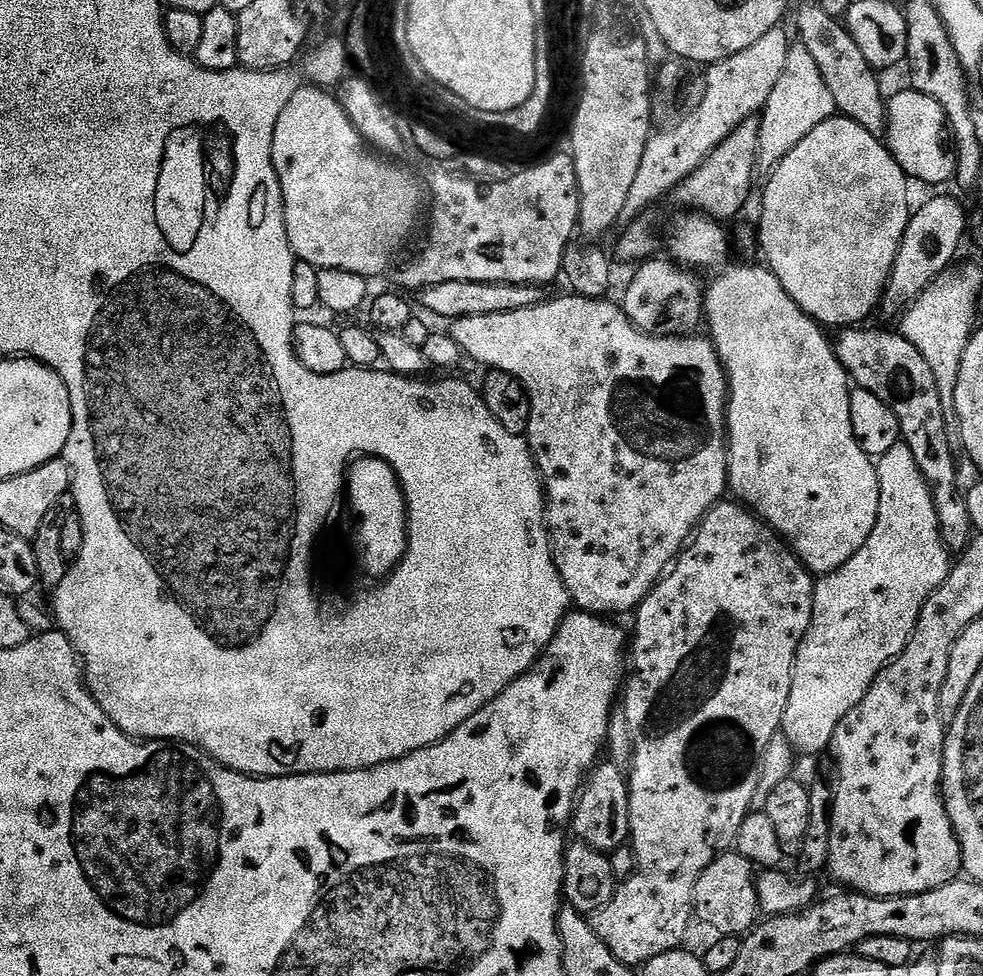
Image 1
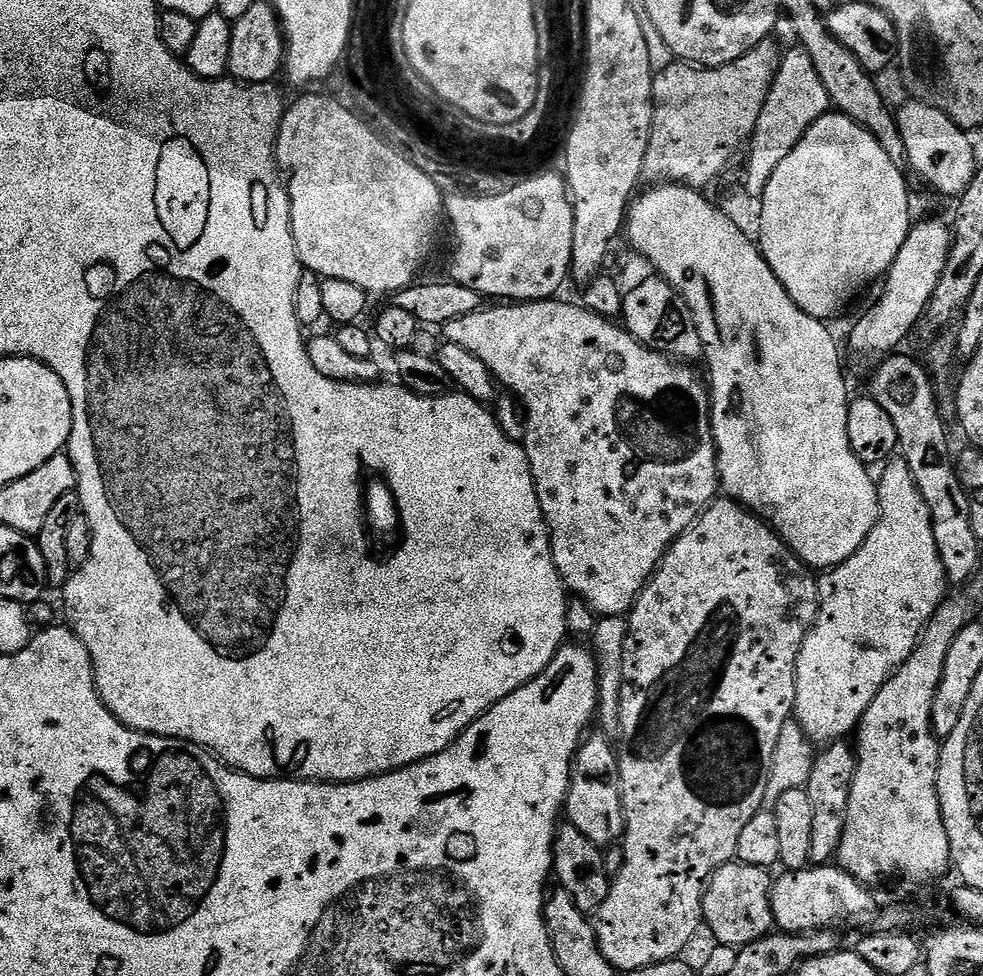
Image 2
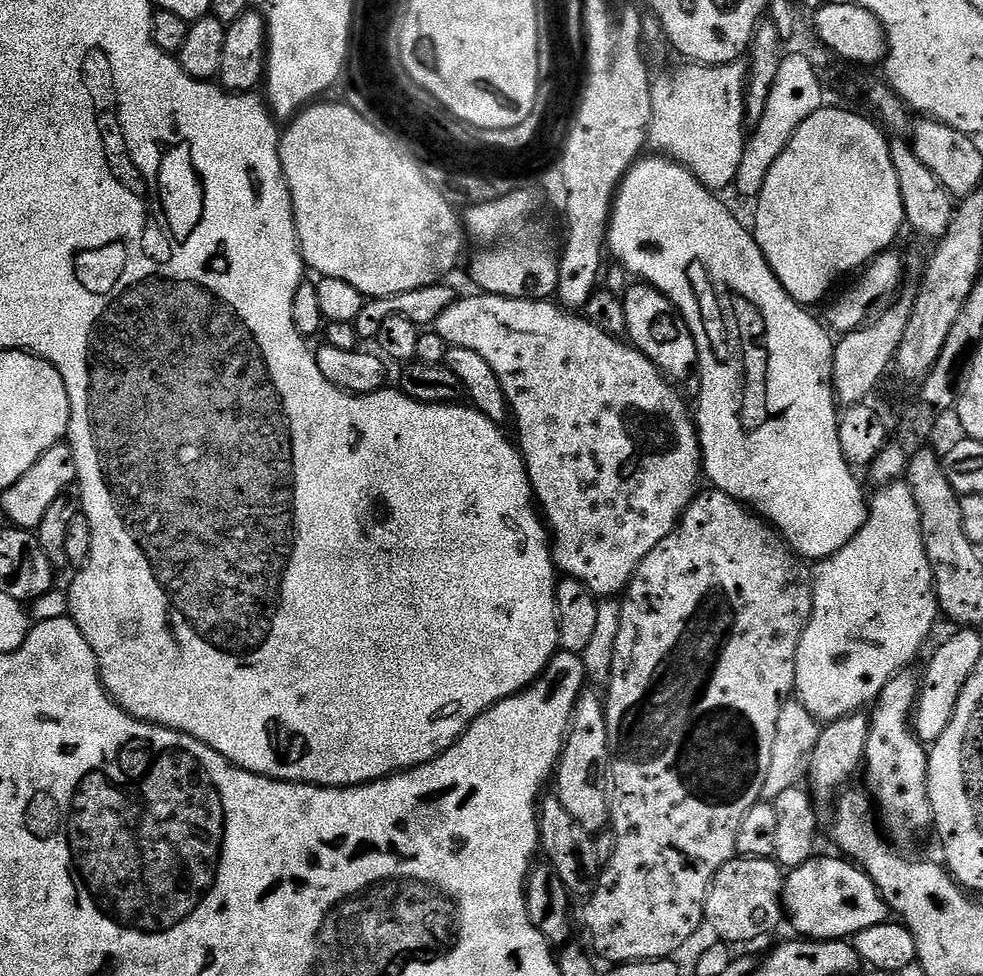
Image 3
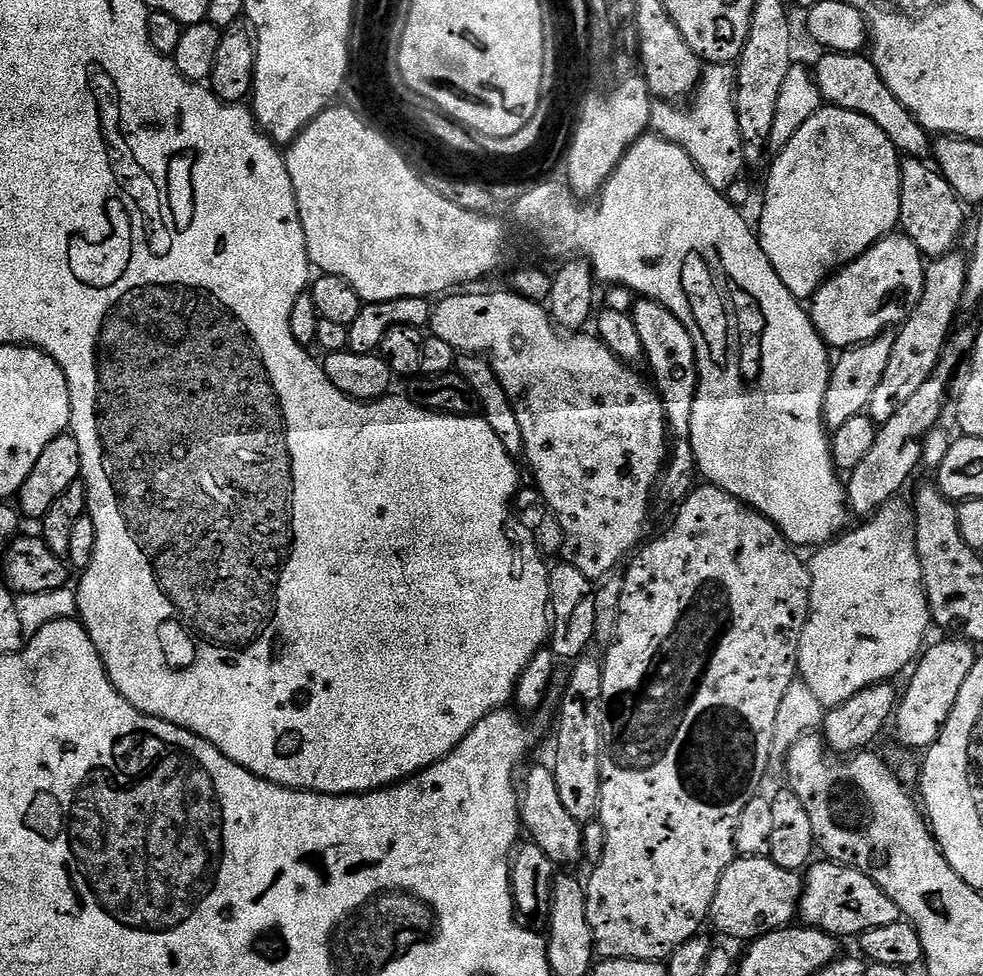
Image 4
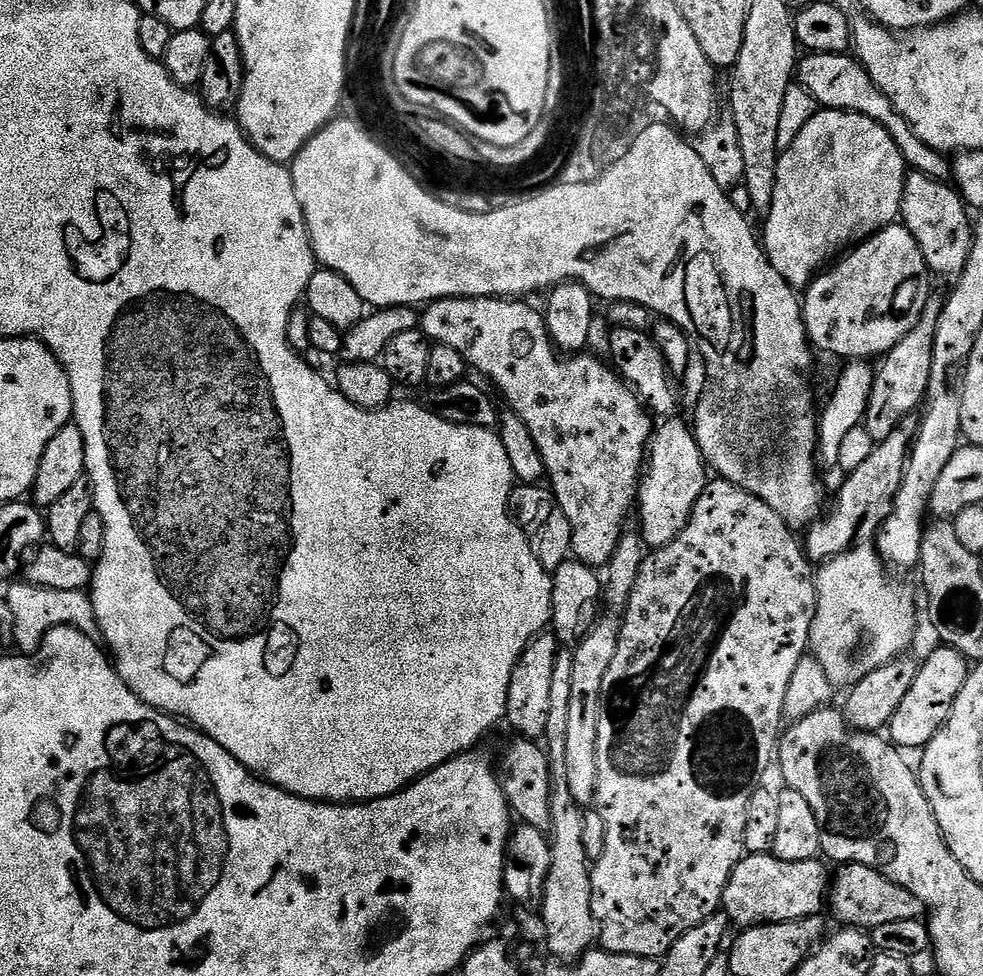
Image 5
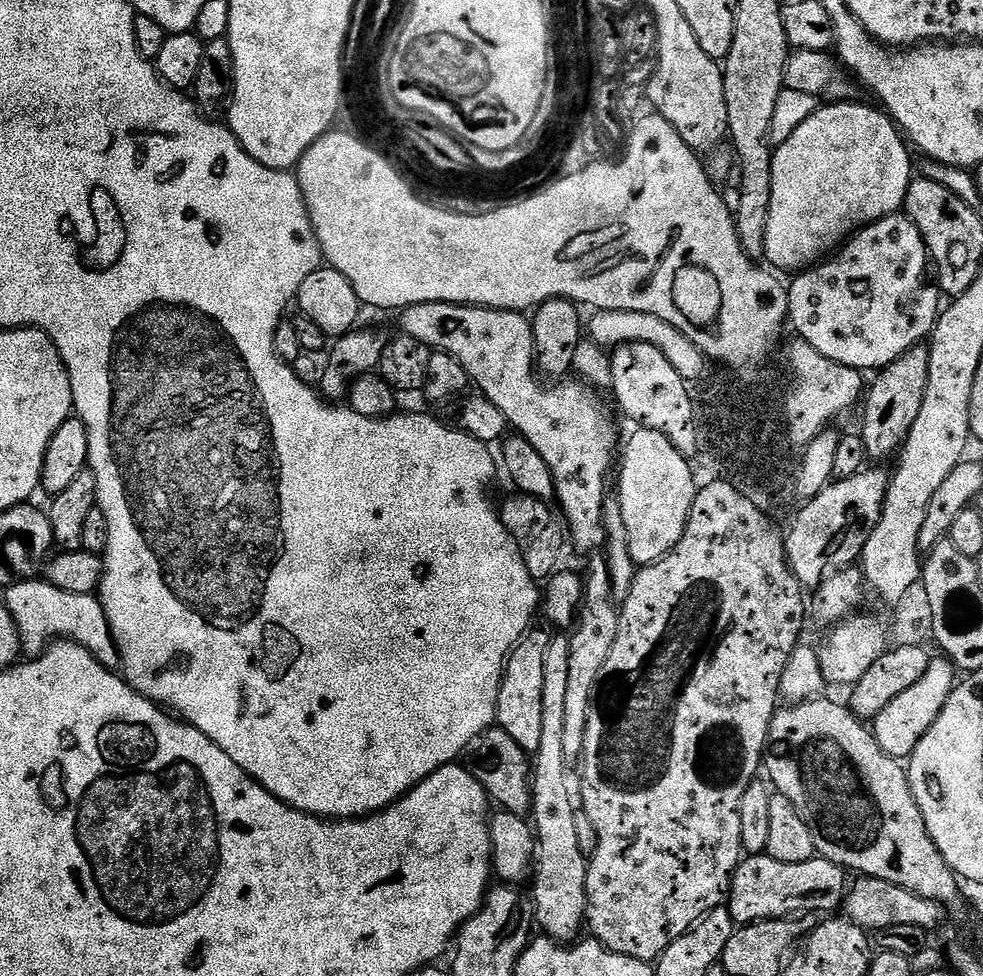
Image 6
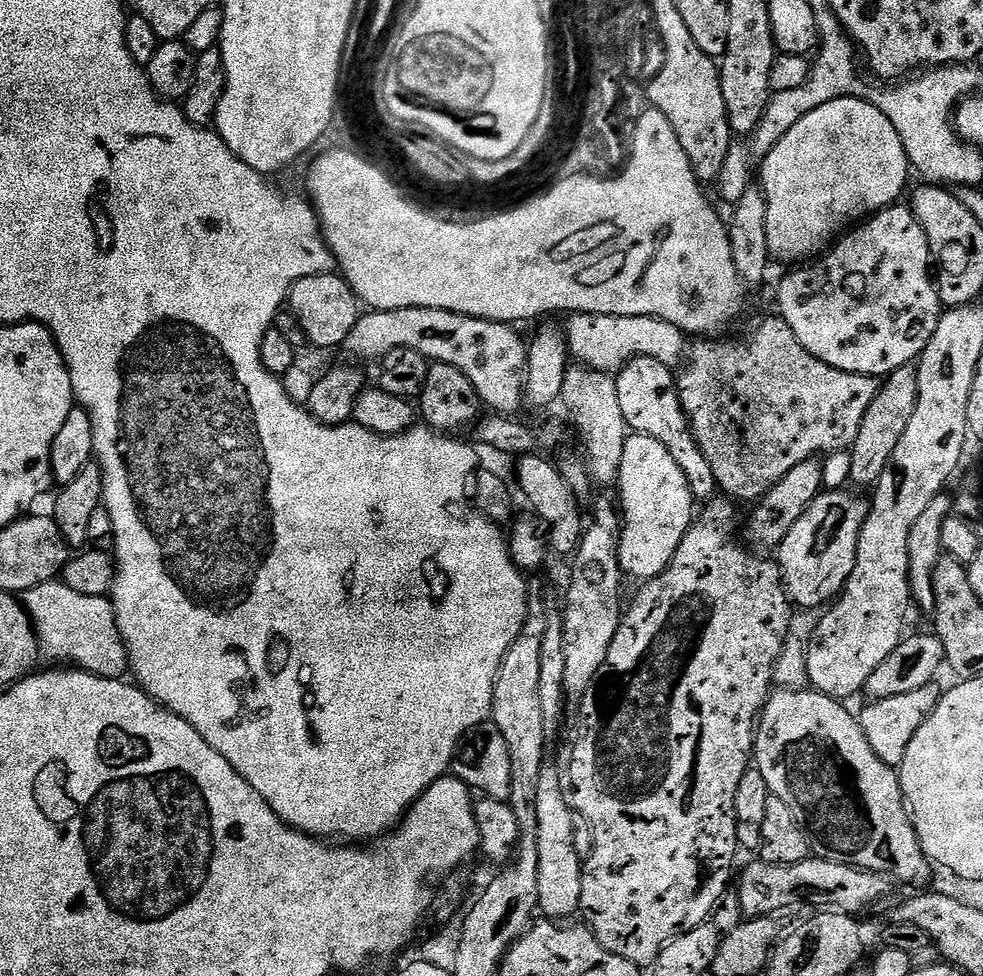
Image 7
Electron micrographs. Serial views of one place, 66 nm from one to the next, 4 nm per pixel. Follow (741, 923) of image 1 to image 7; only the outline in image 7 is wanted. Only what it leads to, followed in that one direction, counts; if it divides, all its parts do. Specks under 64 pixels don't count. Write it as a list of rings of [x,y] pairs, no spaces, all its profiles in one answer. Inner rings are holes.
[[[763,858],[757,859],[757,864],[752,864],[740,876],[740,911],[745,917],[772,916],[783,908],[792,908],[795,904],[813,904],[813,909],[827,910],[830,912],[847,912],[849,914],[861,914],[871,904],[884,900],[888,891],[894,887],[889,877],[881,876],[874,872],[867,872],[864,868],[856,868],[852,864],[839,864],[833,860],[809,858],[797,864],[768,864]]]

